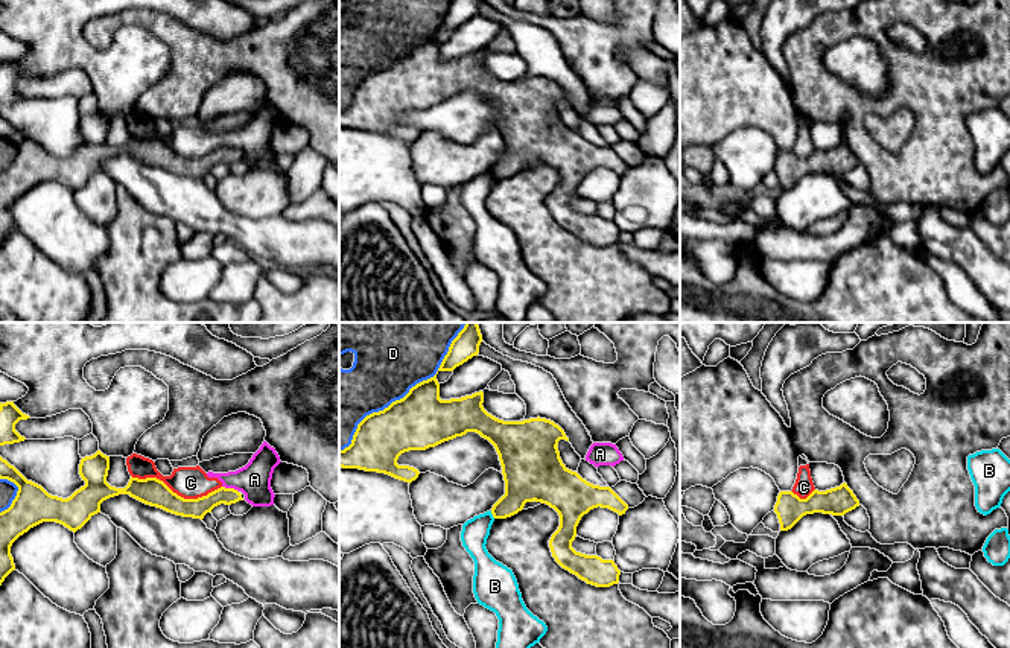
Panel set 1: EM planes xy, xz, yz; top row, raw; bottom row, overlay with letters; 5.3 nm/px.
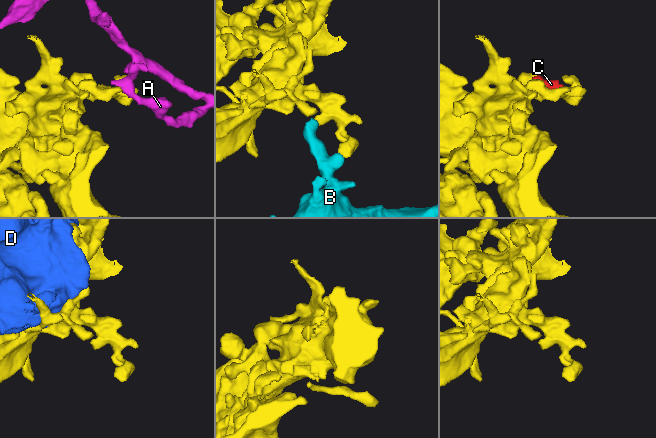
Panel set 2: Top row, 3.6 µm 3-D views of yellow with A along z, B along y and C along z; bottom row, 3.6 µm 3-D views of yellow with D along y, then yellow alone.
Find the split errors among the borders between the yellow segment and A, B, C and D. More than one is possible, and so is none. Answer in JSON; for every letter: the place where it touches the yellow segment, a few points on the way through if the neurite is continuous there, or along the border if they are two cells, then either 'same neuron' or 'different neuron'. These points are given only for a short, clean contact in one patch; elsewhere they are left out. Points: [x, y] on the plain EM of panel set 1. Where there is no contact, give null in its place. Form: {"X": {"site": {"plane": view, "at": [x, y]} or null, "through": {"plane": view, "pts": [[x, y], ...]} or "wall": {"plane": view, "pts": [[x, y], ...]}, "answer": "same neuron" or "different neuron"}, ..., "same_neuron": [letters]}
{"A": {"site": {"plane": "xy", "at": [230, 148]}, "wall": {"plane": "xy", "pts": [[222, 145], [233, 146], [238, 151]]}, "answer": "different neuron"}, "B": {"site": {"plane": "xz", "at": [492, 172]}, "answer": "different neuron"}, "C": {"site": {"plane": "xy", "at": [175, 152]}, "answer": "different neuron"}, "D": {"site": {"plane": "xz", "at": [397, 60]}, "answer": "different neuron"}, "same_neuron": []}

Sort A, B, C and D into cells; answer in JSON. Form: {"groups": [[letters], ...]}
{"groups": [["A", "C"], ["B"], ["D"]]}

